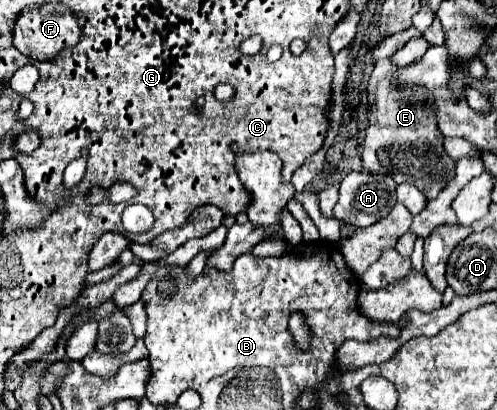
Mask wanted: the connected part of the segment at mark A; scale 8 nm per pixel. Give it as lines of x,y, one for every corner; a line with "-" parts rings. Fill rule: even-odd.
350,172
340,184
338,202
334,206
334,218
346,220
356,228
366,228
382,220
384,216
388,216
394,204
396,204
396,182
392,180
392,176
376,176
370,172

